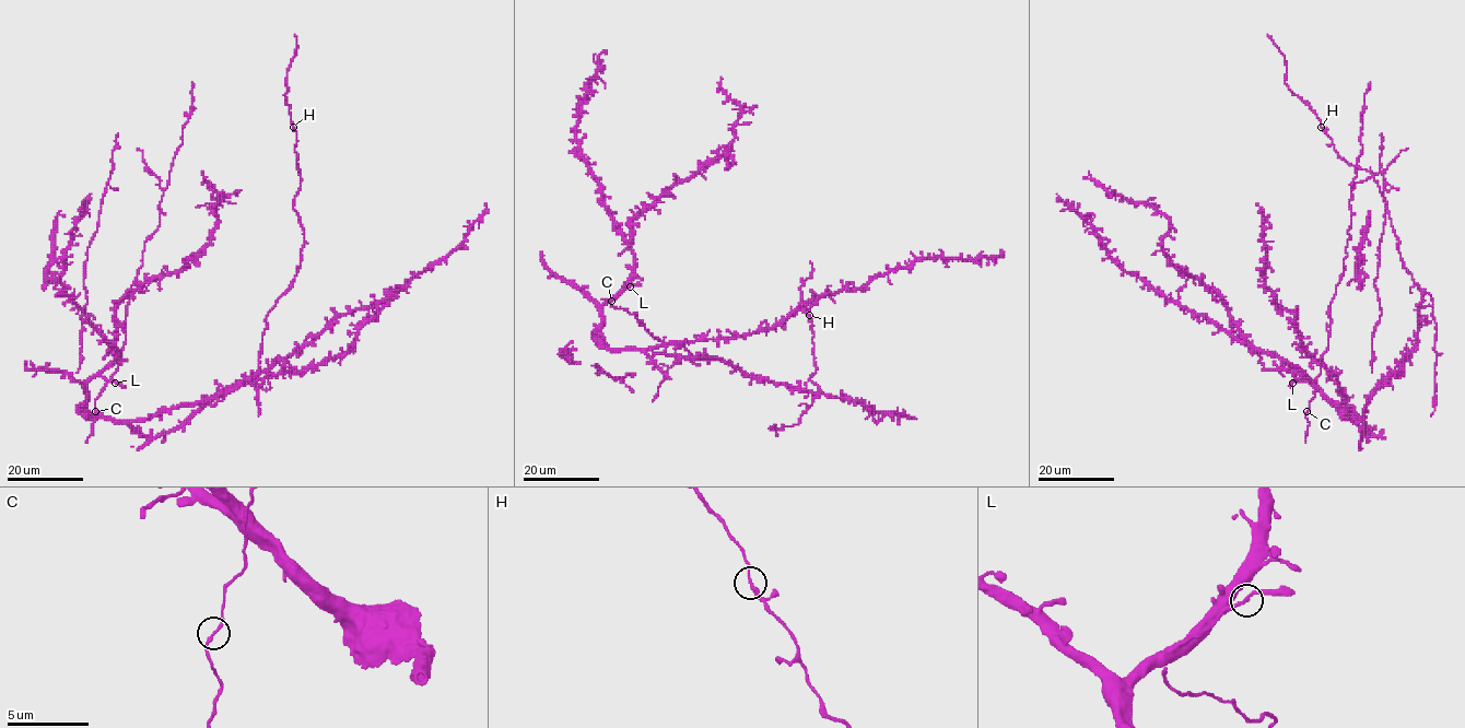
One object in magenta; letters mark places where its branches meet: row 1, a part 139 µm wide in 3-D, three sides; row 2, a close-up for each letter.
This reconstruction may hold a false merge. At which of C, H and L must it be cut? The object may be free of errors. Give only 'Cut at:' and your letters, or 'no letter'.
Cut at: no letter

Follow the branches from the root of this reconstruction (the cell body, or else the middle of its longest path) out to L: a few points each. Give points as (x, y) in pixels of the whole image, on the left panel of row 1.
L: (129, 426), (95, 419), (84, 407), (86, 384), (93, 377), (101, 376), (115, 383)

